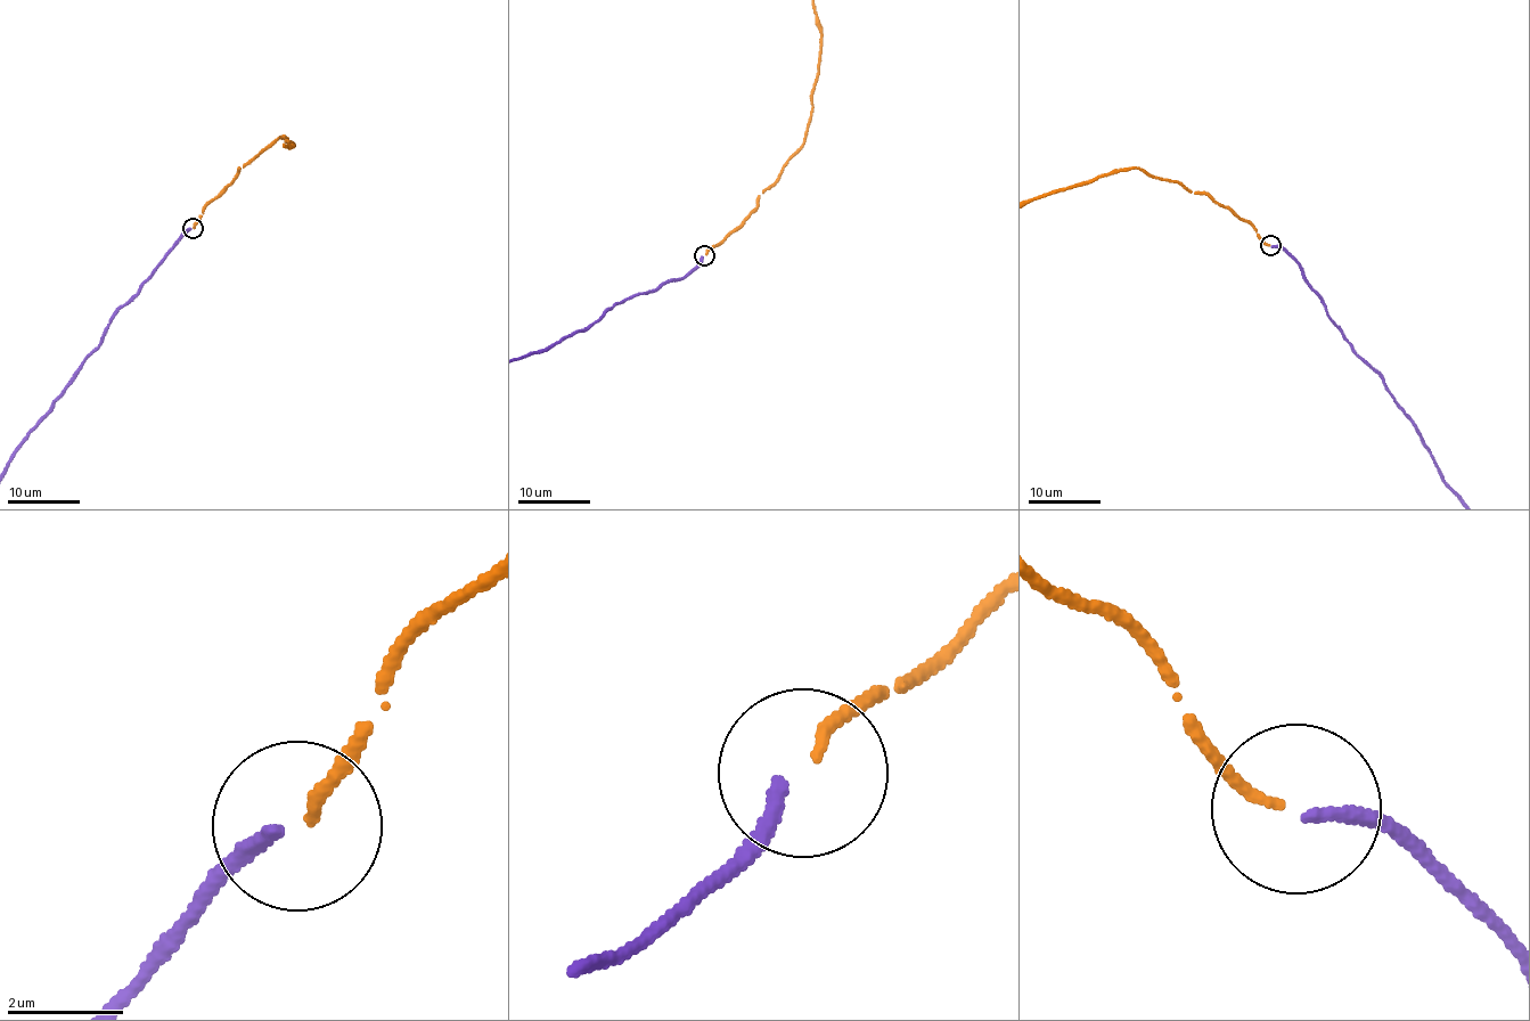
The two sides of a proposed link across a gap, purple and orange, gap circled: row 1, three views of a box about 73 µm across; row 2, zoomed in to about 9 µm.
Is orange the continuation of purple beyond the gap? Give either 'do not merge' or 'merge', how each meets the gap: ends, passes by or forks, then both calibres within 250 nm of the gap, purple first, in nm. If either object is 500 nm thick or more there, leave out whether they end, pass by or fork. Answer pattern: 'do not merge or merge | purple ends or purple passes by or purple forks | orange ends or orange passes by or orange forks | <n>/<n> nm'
do not merge | purple ends | orange ends | 240/190 nm

